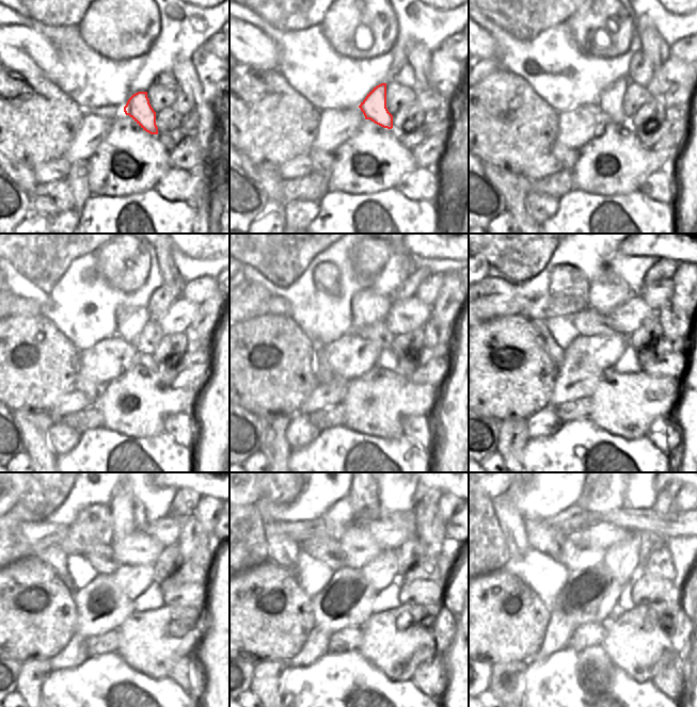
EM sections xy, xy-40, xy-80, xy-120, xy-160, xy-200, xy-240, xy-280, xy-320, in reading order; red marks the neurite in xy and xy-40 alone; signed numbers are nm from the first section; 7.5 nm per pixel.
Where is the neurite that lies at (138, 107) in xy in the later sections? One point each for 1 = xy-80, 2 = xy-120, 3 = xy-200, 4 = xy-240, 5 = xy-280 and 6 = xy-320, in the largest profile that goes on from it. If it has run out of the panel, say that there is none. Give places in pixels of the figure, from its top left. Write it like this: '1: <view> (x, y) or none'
1: xy-80 (611, 101)
2: xy-120 (130, 321)
3: xy-200 (606, 292)
4: xy-240 (129, 516)
5: xy-280 (363, 494)
6: xy-320 (588, 494)

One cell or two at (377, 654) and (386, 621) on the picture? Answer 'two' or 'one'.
one

